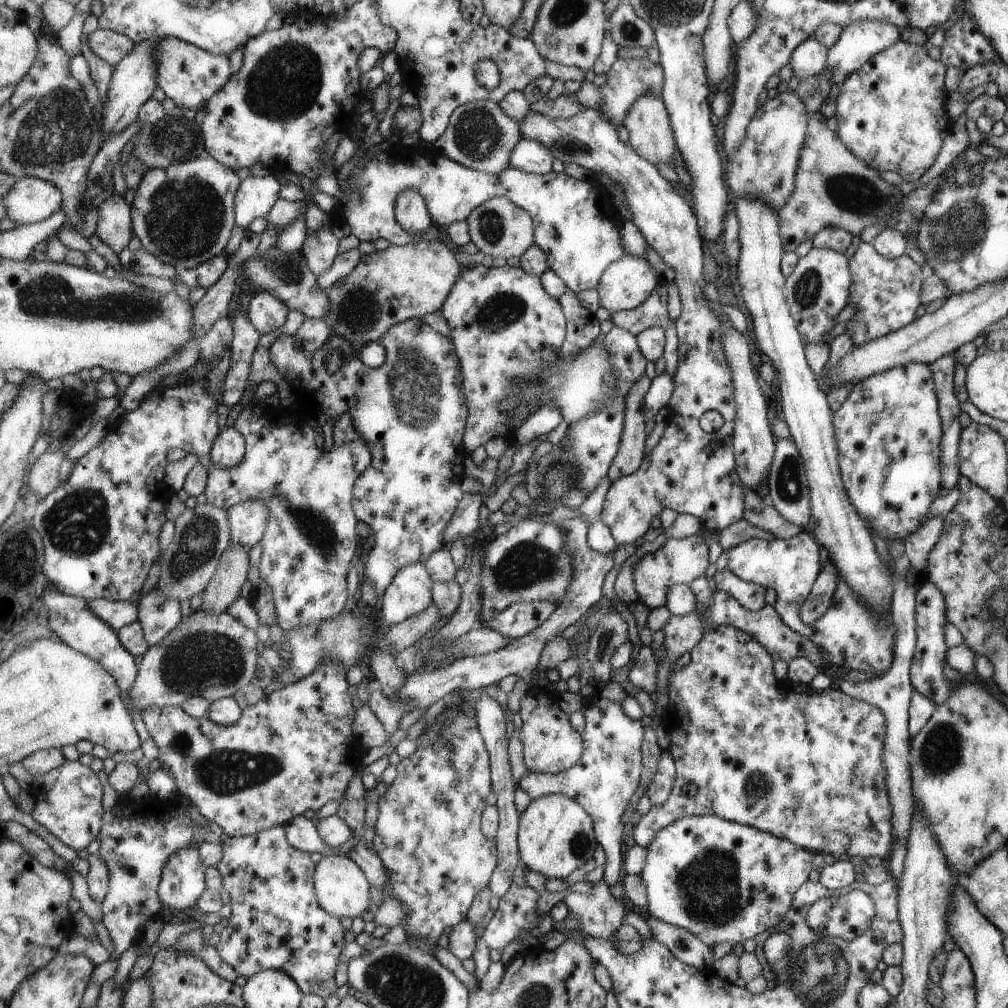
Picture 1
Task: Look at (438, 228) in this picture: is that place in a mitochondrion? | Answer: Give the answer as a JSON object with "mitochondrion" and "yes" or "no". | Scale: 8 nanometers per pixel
{"mitochondrion":"no"}

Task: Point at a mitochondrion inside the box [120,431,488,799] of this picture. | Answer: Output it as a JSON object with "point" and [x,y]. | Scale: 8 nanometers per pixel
{"point":[199,661]}

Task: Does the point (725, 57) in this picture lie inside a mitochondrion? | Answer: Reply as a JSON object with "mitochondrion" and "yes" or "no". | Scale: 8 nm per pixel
{"mitochondrion":"no"}

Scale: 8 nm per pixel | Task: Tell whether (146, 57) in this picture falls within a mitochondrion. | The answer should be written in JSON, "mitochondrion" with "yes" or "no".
{"mitochondrion":"no"}

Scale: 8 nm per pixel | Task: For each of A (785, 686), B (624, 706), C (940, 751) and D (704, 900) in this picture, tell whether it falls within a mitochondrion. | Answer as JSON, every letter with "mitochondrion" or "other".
{"A":"other","B":"other","C":"mitochondrion","D":"mitochondrion"}

